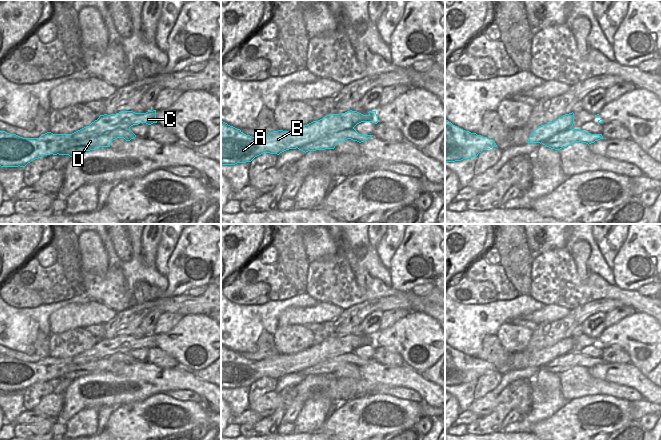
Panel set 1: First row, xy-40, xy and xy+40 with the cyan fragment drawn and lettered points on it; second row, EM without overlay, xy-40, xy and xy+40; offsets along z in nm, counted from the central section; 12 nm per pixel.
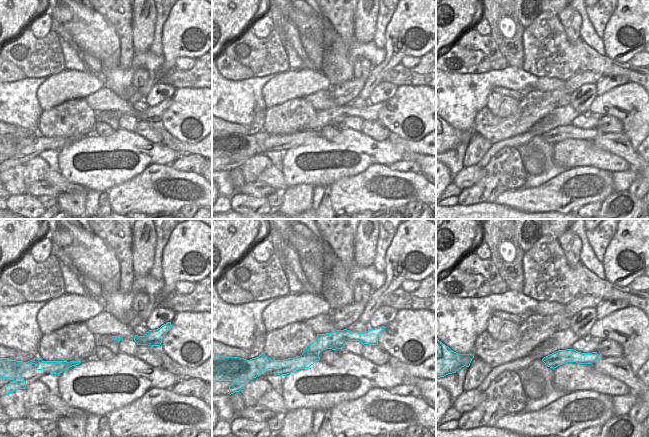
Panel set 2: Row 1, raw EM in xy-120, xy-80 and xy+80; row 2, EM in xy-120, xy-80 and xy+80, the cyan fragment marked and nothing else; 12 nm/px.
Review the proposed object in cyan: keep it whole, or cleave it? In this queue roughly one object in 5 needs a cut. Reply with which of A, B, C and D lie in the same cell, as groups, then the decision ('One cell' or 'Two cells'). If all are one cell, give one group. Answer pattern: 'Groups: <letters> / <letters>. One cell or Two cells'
Groups: A B C / D. Two cells

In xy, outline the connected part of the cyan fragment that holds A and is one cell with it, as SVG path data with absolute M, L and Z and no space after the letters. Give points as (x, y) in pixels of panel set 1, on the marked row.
M350 110L340 114L329 114L318 121L313 121L296 130L278 130L261 137L246 135L240 129L221 121L221 165L235 165L237 163L251 162L255 157L263 153L279 155L286 150L296 149L294 143L296 142L297 137L309 137L314 133L317 136L328 136L342 130L353 129L361 122L372 122L377 124L379 120L376 111L369 111L368 113L368 115L363 115L357 111Z

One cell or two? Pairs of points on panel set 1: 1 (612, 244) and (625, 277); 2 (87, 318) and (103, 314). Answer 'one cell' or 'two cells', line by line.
1: two cells
2: one cell

